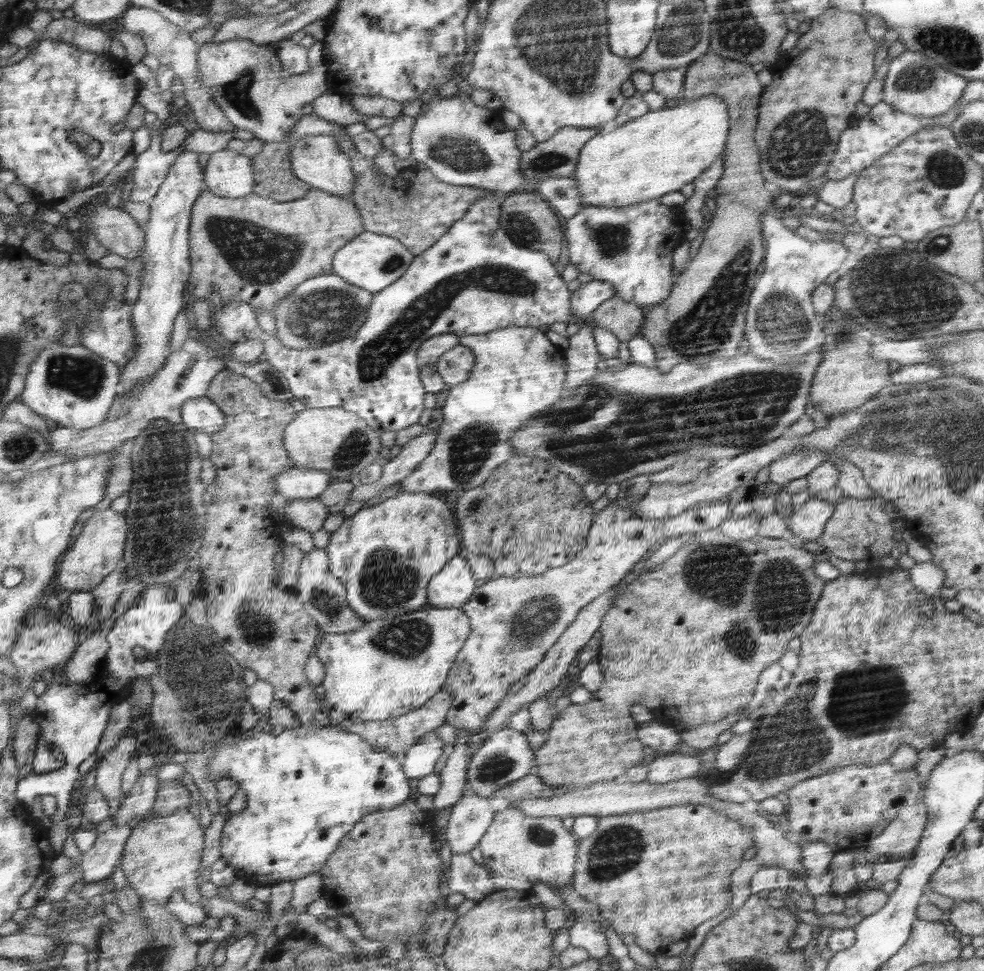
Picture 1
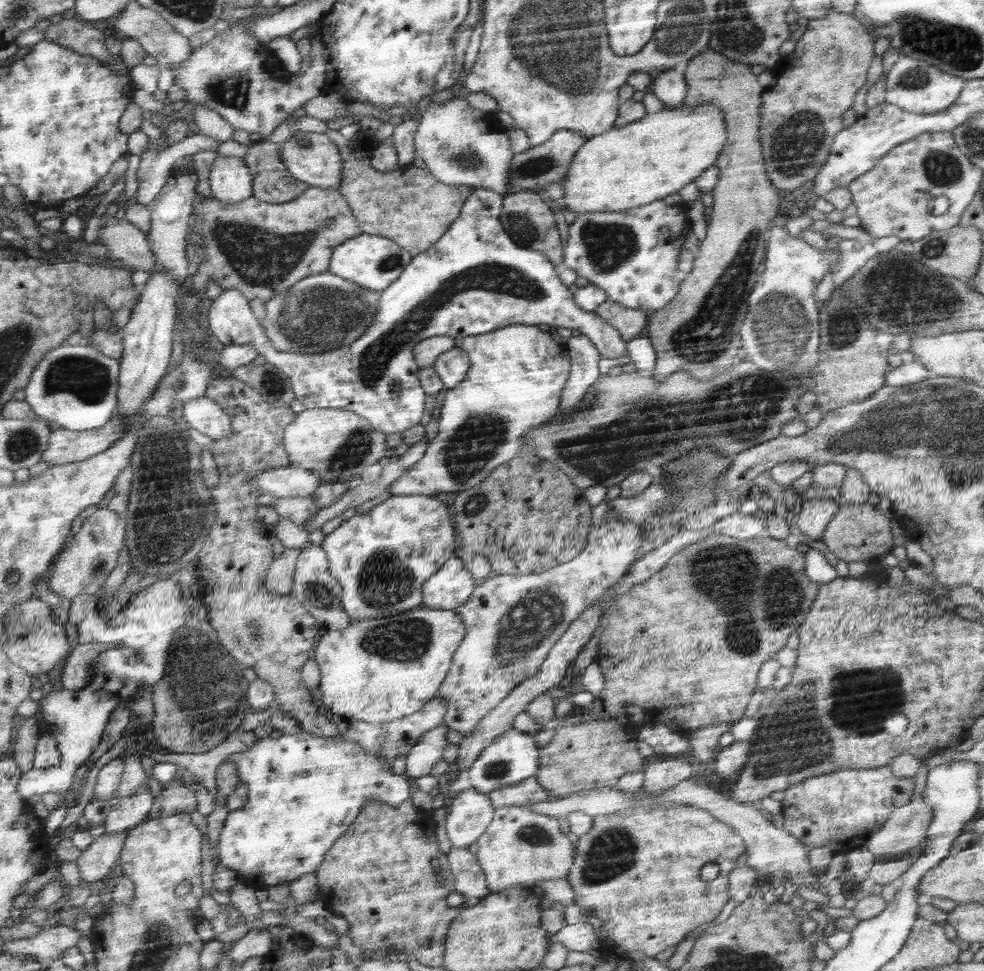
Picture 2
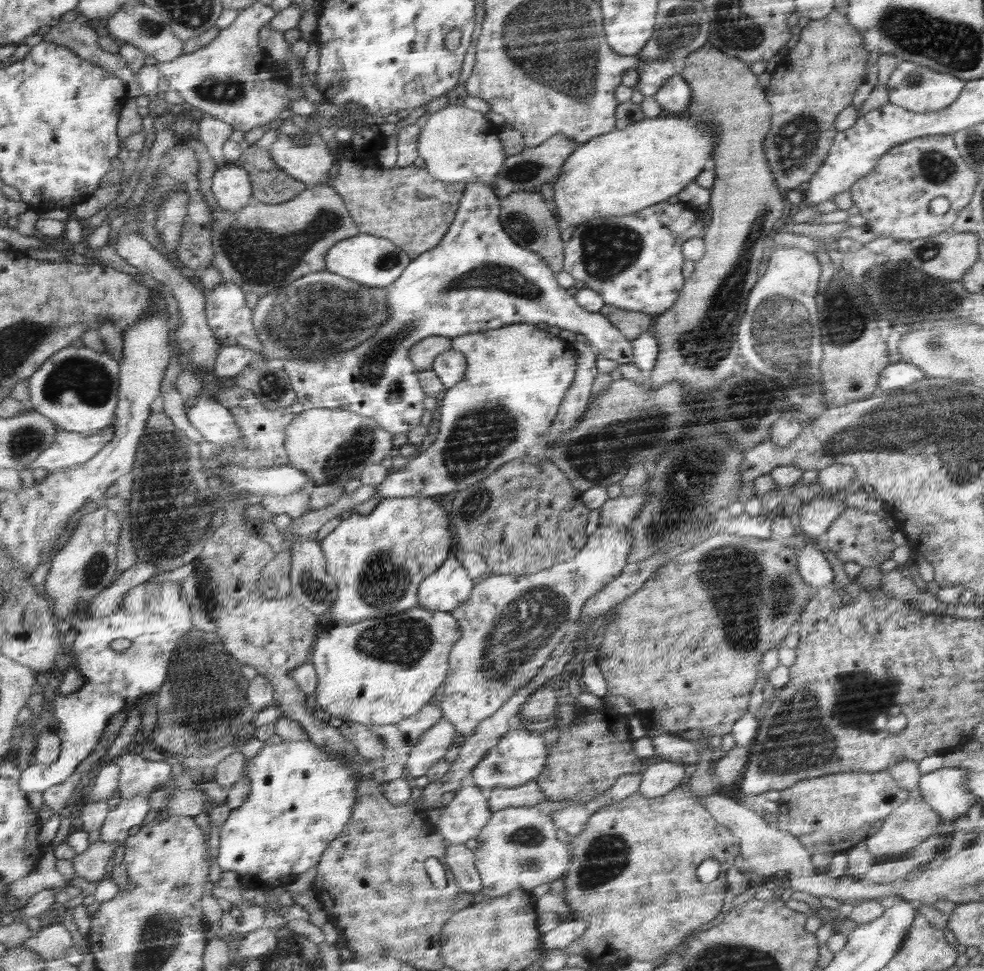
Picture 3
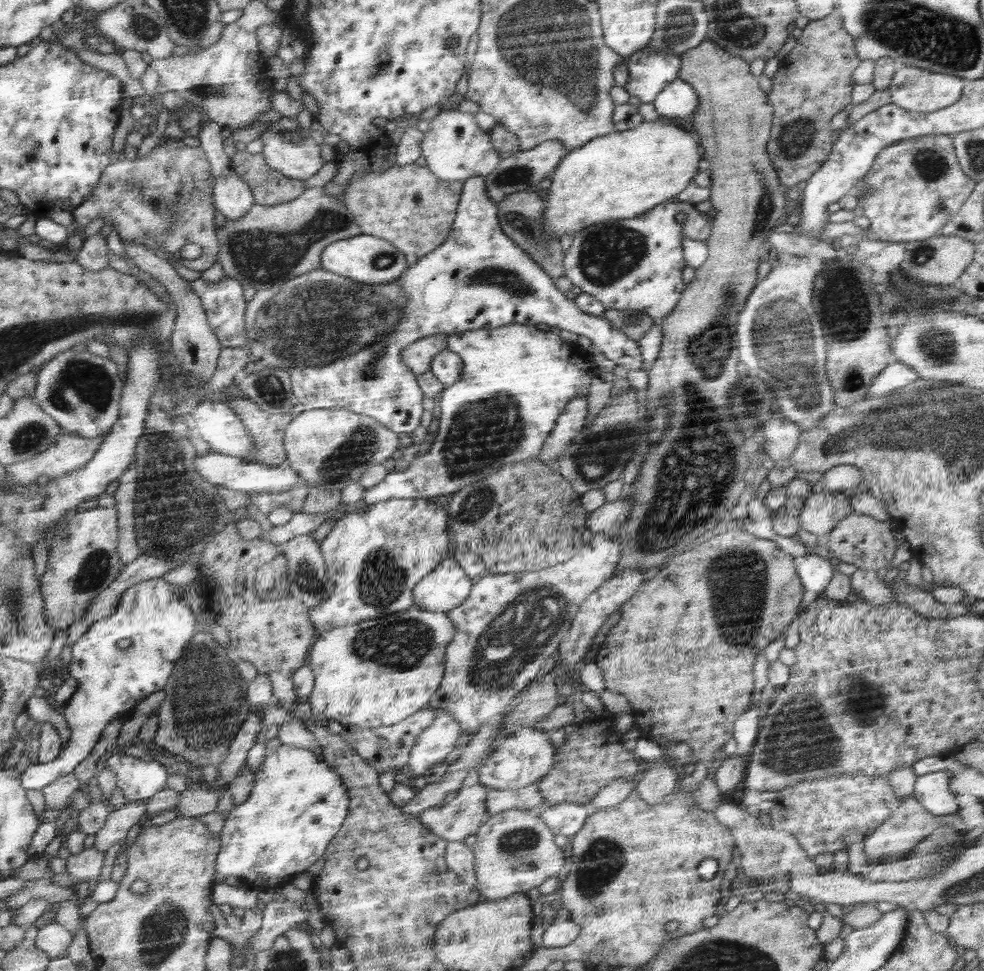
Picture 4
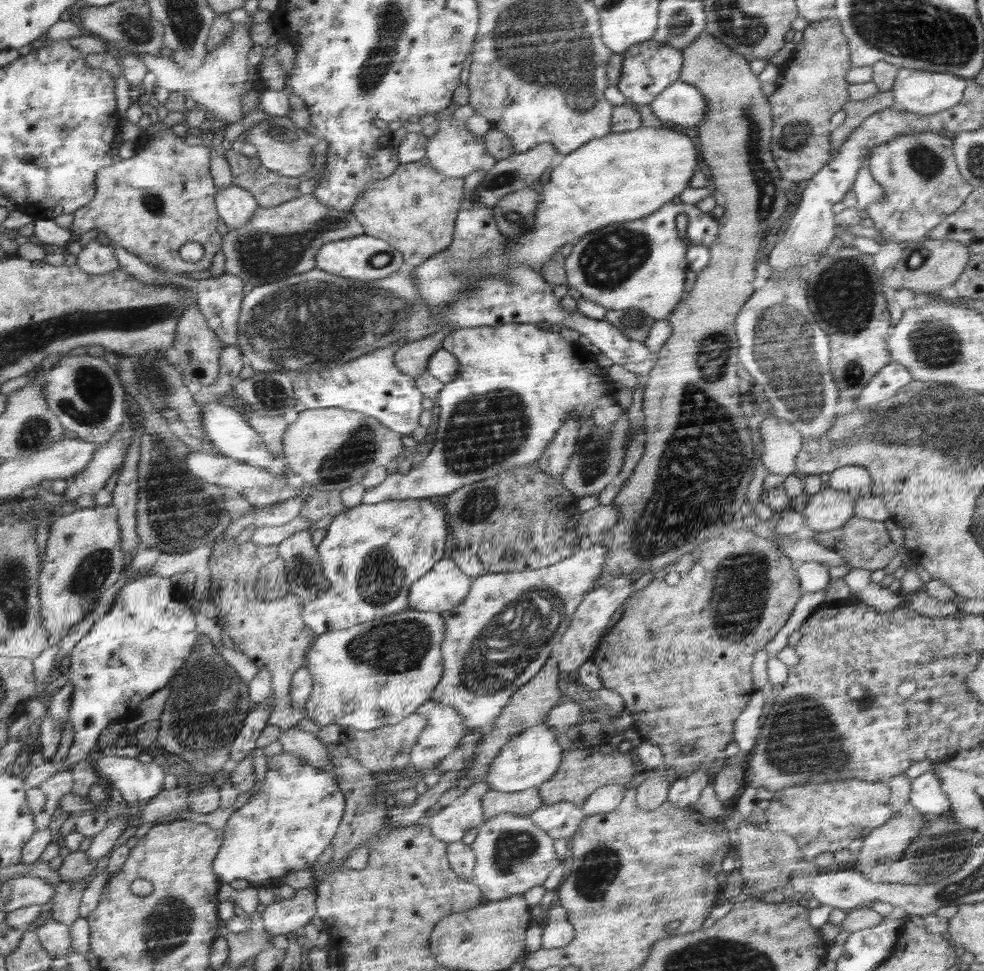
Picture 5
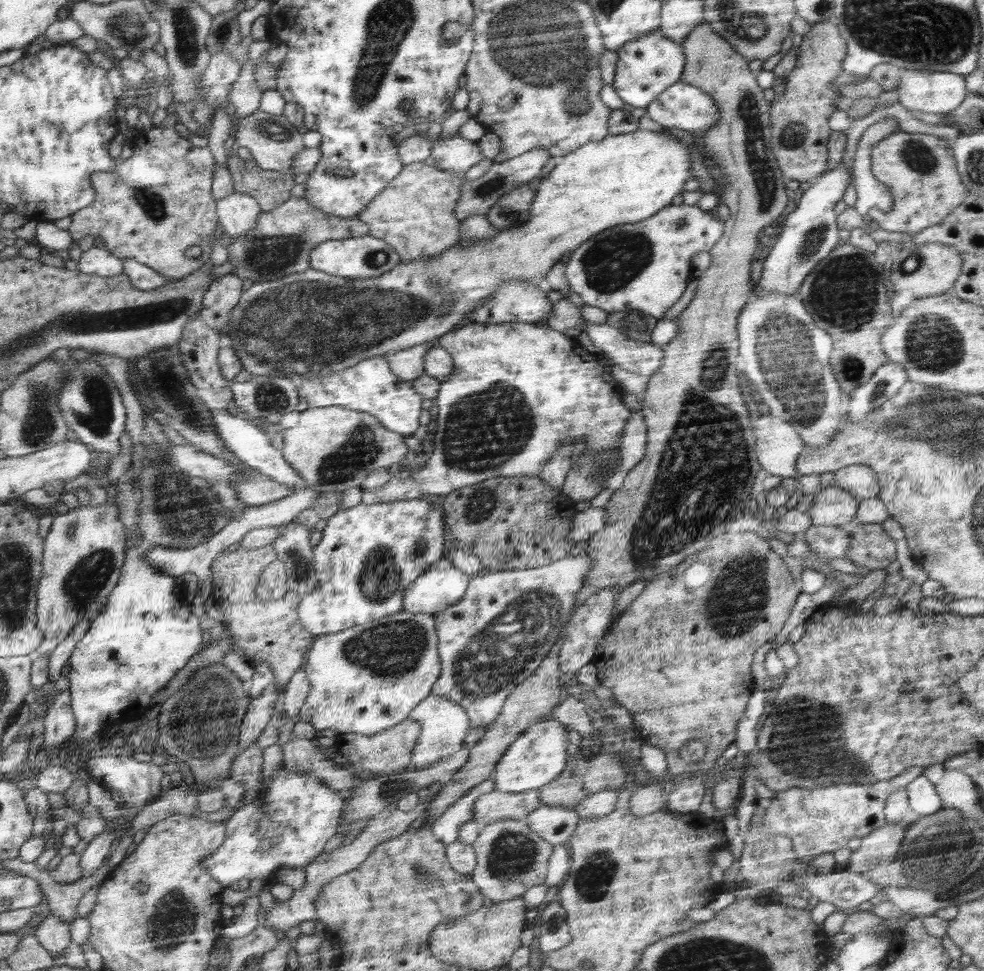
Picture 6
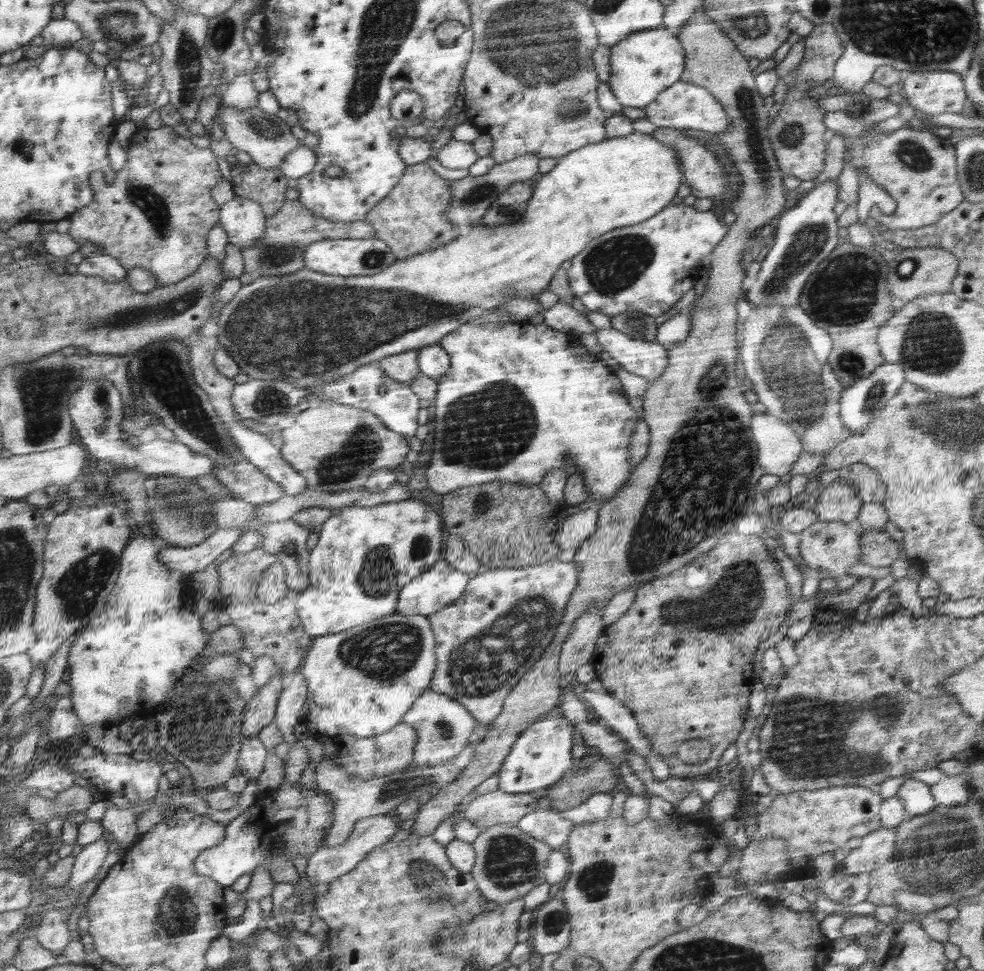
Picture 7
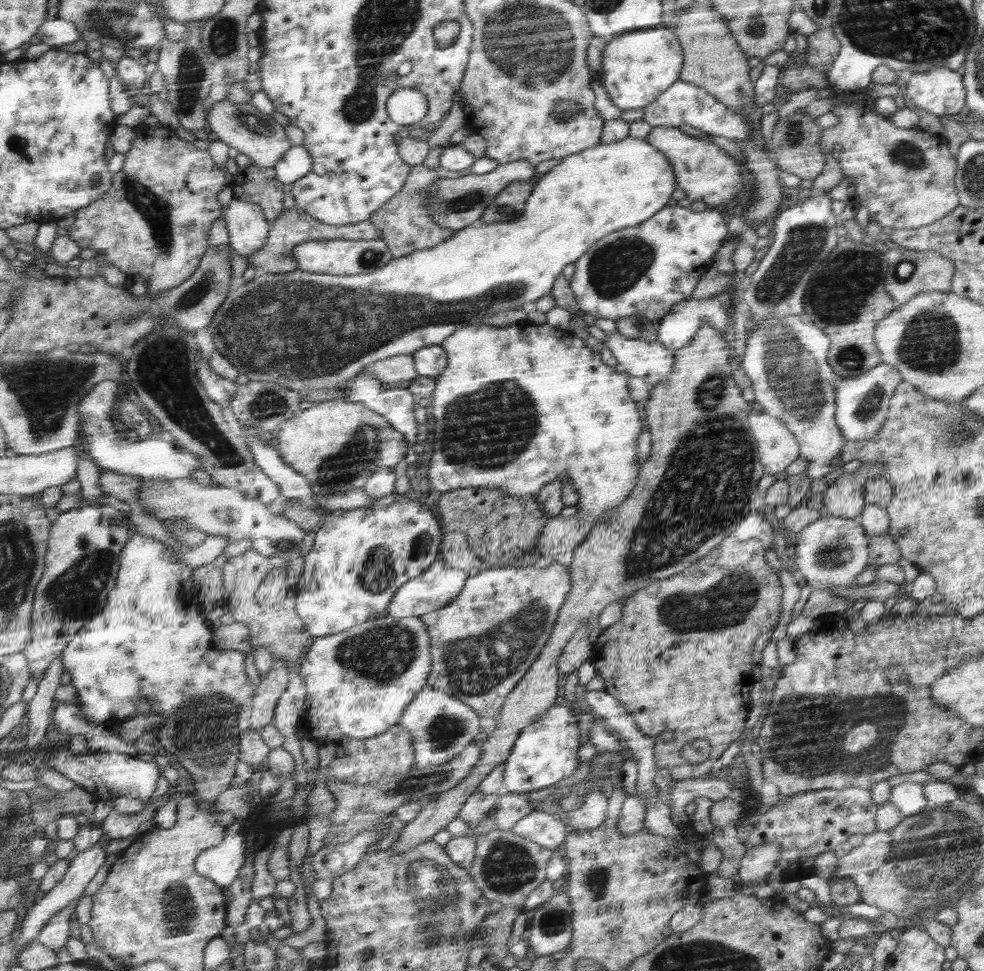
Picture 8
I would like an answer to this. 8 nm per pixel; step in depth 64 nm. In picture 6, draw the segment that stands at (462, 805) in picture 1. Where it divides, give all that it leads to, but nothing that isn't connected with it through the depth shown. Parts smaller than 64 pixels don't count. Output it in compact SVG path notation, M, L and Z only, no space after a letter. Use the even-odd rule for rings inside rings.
M490 779L474 785L474 788L471 788L460 800L445 810L440 818L429 825L429 830L440 842L445 842L448 845L456 842L461 826L473 819L473 802L480 795L493 790L495 790L495 784Z

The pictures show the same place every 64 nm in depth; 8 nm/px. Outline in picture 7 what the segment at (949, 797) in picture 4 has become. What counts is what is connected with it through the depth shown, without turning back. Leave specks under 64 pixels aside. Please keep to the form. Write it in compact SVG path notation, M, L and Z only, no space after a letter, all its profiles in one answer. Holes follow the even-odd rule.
M915 779L902 783L895 796L903 800L905 812L912 816L925 815L934 812L937 808L929 785Z

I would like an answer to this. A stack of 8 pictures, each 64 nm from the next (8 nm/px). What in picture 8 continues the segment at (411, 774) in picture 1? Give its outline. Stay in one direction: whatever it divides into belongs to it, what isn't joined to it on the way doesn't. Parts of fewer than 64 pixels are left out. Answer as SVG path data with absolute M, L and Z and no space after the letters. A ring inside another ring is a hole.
M429 685L424 686L423 690L404 709L397 722L412 735L414 766L420 769L441 765L458 757L480 734L480 714L472 706L446 692L434 690Z

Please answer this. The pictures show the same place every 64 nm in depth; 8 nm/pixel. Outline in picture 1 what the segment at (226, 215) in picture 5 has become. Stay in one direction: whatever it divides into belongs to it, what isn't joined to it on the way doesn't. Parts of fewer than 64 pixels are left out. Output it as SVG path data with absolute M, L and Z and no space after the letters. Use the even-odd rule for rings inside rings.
M227 148L211 155L205 178L208 189L222 197L238 199L252 193L255 186L251 158Z

